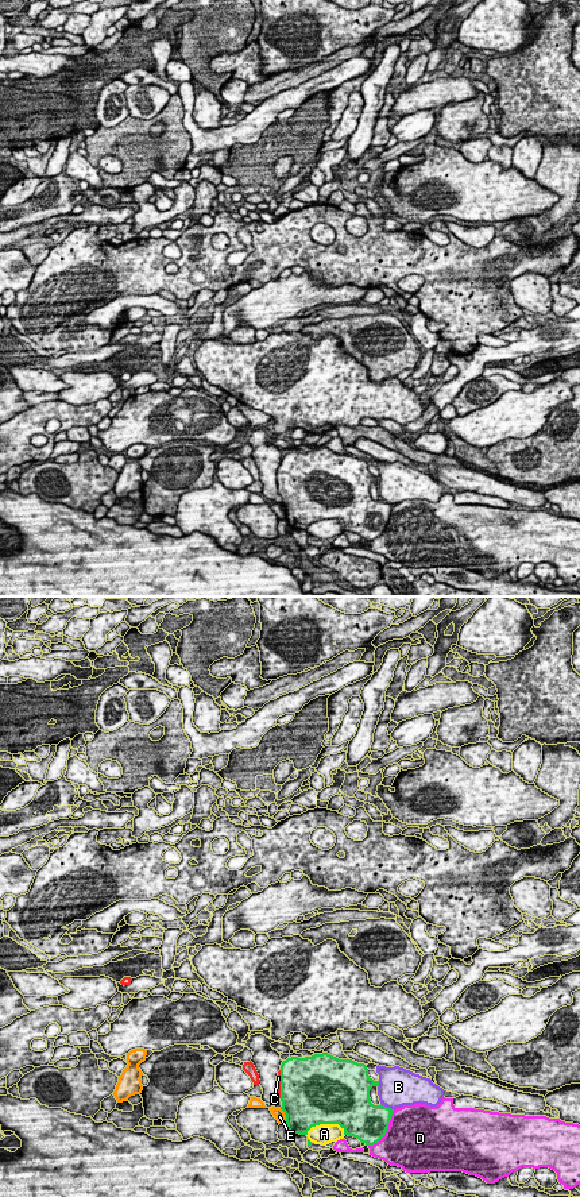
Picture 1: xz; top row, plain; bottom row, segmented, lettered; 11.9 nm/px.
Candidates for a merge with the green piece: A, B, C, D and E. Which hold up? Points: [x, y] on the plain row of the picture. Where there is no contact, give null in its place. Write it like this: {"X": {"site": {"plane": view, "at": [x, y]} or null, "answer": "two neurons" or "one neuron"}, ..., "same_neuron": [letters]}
{"A": {"site": {"plane": "xz", "at": [324, 518]}, "answer": "two neurons"}, "B": {"site": {"plane": "xz", "at": [386, 502]}, "answer": "two neurons"}, "C": {"site": {"plane": "xz", "at": [281, 479]}, "answer": "one neuron"}, "D": {"site": {"plane": "xz", "at": [386, 525]}, "answer": "two neurons"}, "E": {"site": {"plane": "xz", "at": [286, 512]}, "answer": "two neurons"}, "same_neuron": ["C"]}

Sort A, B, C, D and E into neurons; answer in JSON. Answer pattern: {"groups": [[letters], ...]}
{"groups": [["A"], ["B"], ["C"], ["D"], ["E"]]}

